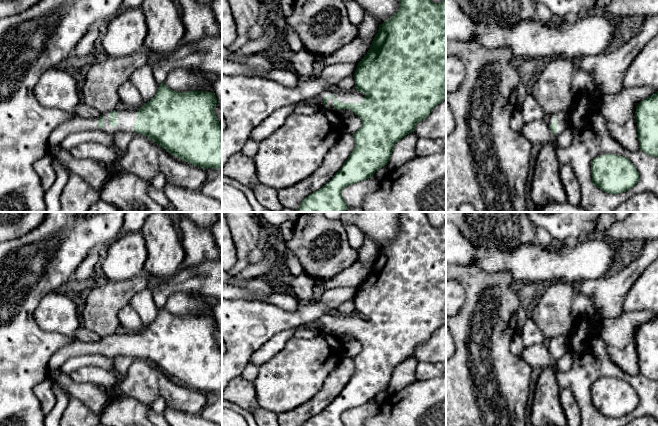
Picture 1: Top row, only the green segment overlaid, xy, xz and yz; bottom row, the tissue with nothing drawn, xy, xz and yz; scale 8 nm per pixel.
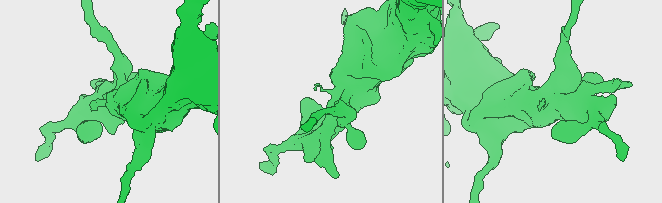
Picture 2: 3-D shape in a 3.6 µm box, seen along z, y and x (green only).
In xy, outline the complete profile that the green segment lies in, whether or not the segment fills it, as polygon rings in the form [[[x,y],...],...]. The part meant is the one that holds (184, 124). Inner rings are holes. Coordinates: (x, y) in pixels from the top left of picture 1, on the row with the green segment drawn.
[[[159,83],[155,96],[140,109],[114,110],[101,113],[95,118],[83,118],[76,115],[73,119],[56,127],[48,138],[49,146],[60,145],[68,135],[86,131],[102,130],[107,134],[117,132],[140,133],[152,139],[156,144],[175,157],[204,169],[220,169],[222,166],[222,126],[214,109],[217,104],[213,92],[190,91],[179,93]]]

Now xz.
[[[431,0],[398,1],[398,12],[379,25],[370,49],[357,65],[353,75],[356,89],[350,92],[329,89],[315,96],[320,101],[320,109],[337,113],[343,109],[351,110],[361,119],[361,127],[353,134],[354,150],[340,170],[330,182],[309,194],[297,212],[345,212],[348,208],[342,196],[343,189],[371,178],[378,169],[387,165],[395,144],[414,132],[416,124],[446,99],[446,0],[439,4]]]

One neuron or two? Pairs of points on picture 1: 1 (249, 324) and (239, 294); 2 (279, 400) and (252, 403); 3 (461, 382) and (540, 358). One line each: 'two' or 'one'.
1: two
2: two
3: two

